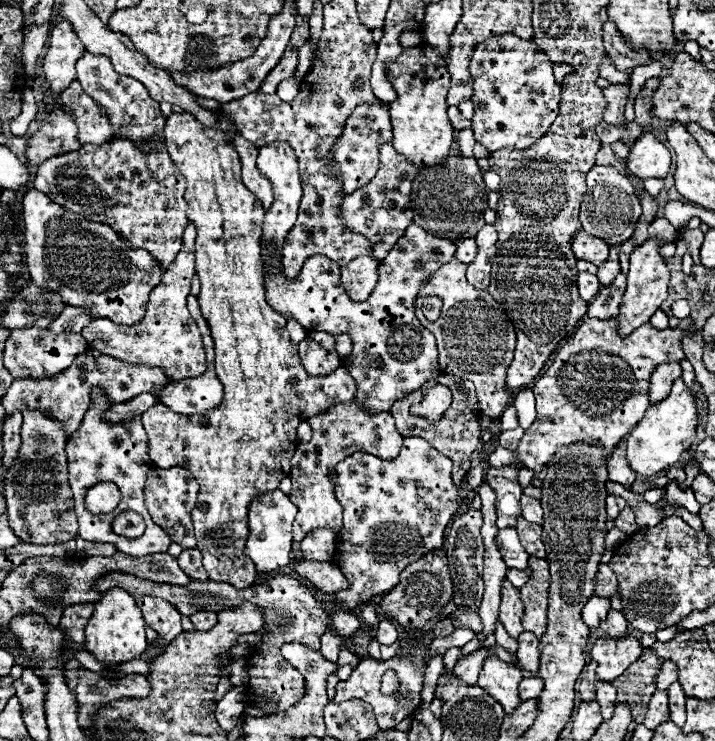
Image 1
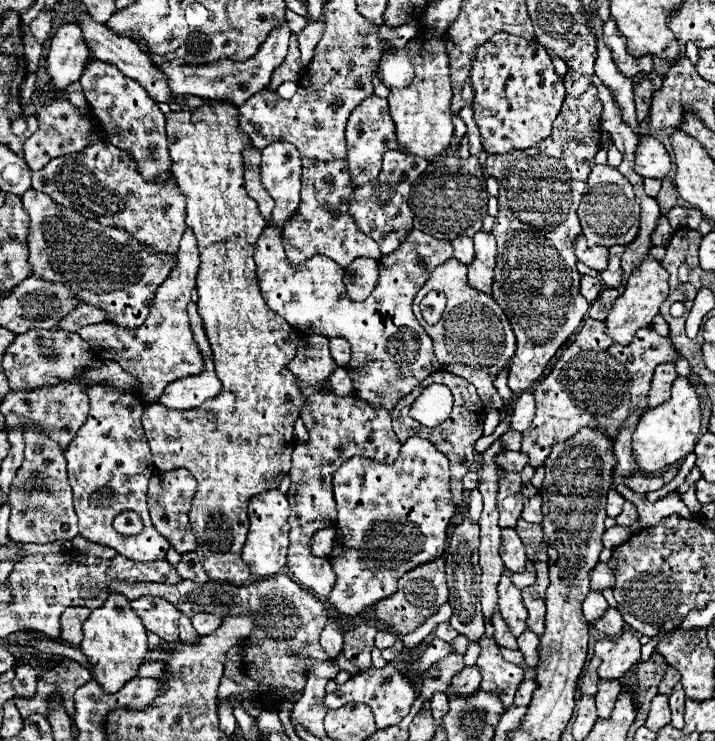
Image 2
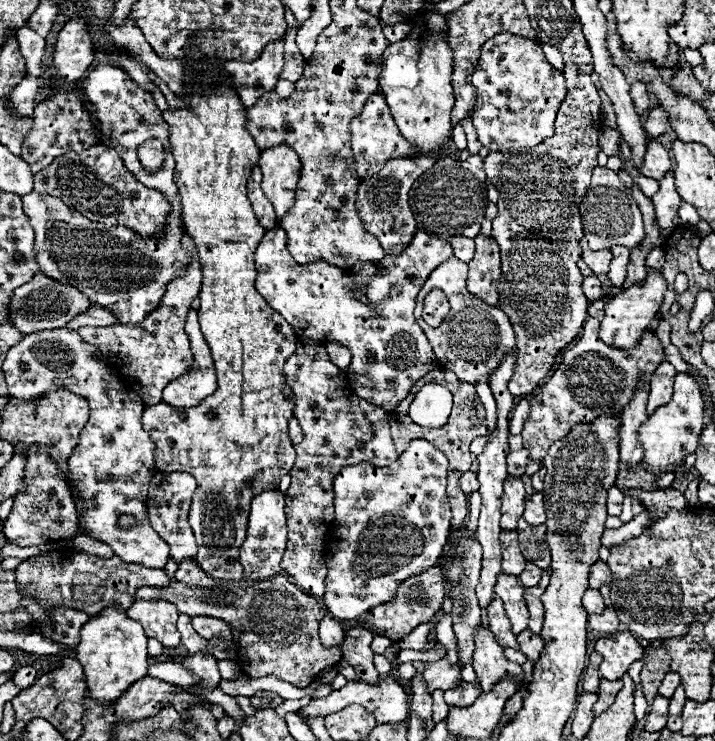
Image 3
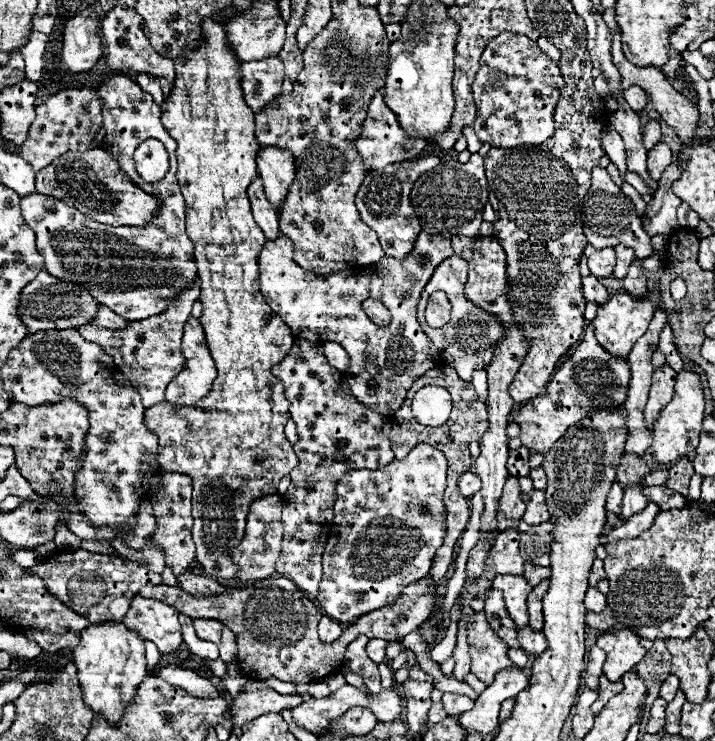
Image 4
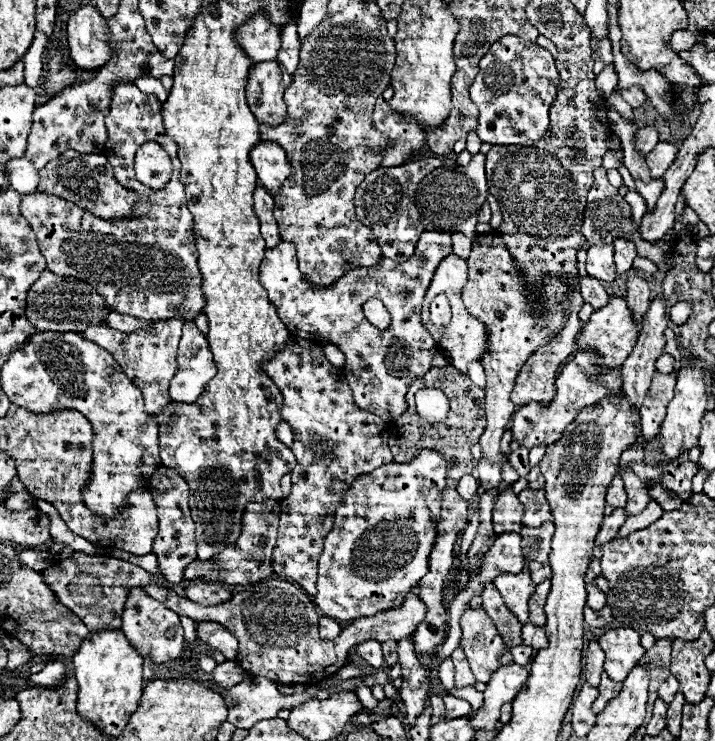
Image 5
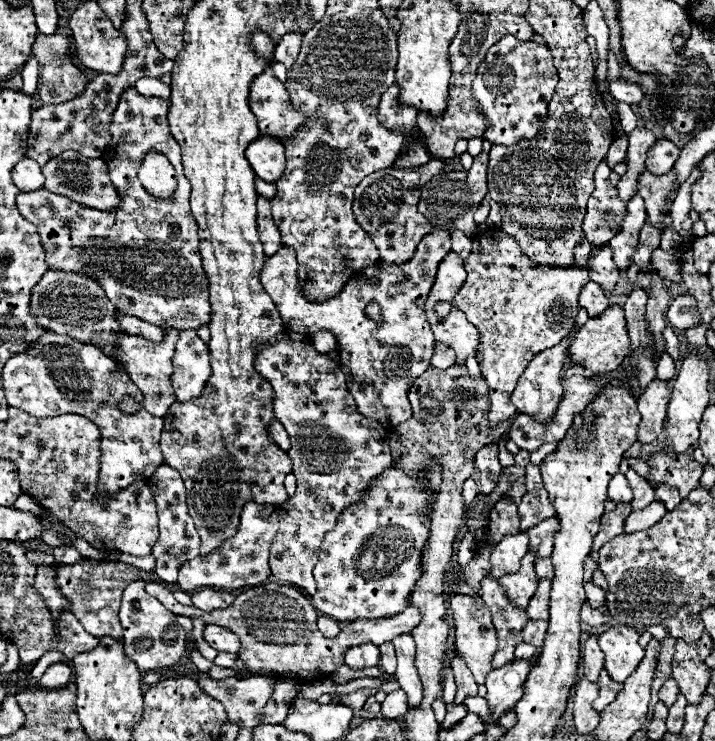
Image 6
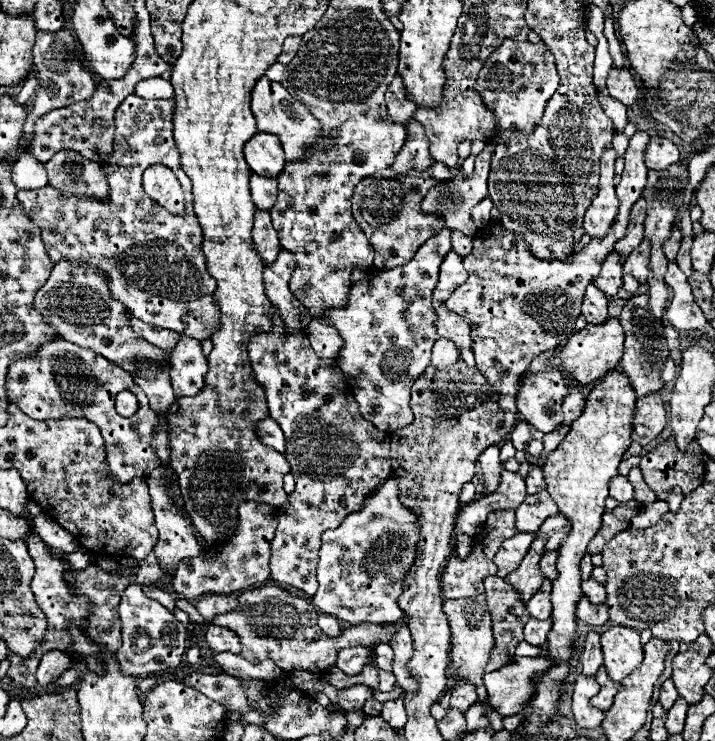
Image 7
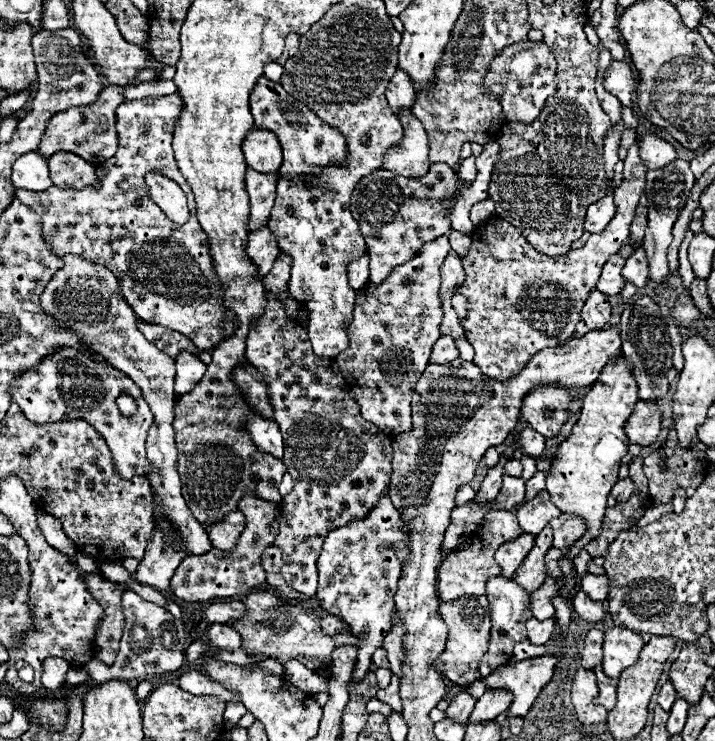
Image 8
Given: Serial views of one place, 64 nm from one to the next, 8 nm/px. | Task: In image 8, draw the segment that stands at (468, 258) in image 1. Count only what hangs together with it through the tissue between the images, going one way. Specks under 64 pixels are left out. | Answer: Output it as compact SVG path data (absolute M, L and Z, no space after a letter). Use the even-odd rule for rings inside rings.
M454 230L448 234L448 240L450 240L450 246L452 246L452 250L454 250L456 254L460 254L460 256L464 256L464 254L468 252L470 244L472 244L470 236L466 236L466 234L460 234L460 232L454 232Z

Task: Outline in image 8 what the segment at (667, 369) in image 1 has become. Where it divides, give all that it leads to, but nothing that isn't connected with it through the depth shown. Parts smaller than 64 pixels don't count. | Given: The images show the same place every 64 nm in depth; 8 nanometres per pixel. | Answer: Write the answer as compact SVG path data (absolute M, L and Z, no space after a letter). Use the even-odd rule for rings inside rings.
M638 400L638 404L634 406L634 412L626 420L624 428L630 438L630 444L650 446L662 430L662 416L660 416L658 404Z

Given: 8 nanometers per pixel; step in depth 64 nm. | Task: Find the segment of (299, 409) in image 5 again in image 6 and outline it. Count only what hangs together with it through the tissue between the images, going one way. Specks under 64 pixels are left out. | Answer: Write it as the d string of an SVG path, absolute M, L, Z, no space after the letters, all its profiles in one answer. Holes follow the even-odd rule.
M285 330L278 336L277 344L260 344L256 350L256 370L272 384L272 408L276 408L276 420L282 422L290 436L288 456L292 458L292 472L298 480L296 494L288 502L280 504L280 508L286 512L280 512L280 528L272 540L270 570L272 576L282 584L298 586L312 596L317 588L312 570L319 559L324 532L336 526L340 512L348 508L348 504L356 504L356 500L360 500L364 488L372 484L376 474L392 466L388 430L382 428L376 420L370 420L358 412L340 366L332 364L328 356L318 354L307 336Z

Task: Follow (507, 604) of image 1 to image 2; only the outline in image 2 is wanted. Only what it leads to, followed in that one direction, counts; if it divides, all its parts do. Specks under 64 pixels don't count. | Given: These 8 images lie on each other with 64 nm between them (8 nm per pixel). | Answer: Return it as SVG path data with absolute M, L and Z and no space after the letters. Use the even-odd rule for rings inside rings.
M504 572L498 584L498 606L508 622L514 636L520 636L526 630L526 608L522 604L522 590L514 586L512 574Z

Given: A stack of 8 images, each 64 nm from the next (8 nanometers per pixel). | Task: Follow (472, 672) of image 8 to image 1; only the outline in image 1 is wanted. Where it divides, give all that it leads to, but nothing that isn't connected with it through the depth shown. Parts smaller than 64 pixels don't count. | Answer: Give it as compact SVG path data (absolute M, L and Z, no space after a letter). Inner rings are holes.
M488 652L478 678L478 686L482 686L490 696L494 696L504 706L506 714L512 714L520 706L518 684L522 678L524 676L518 666L508 664Z

